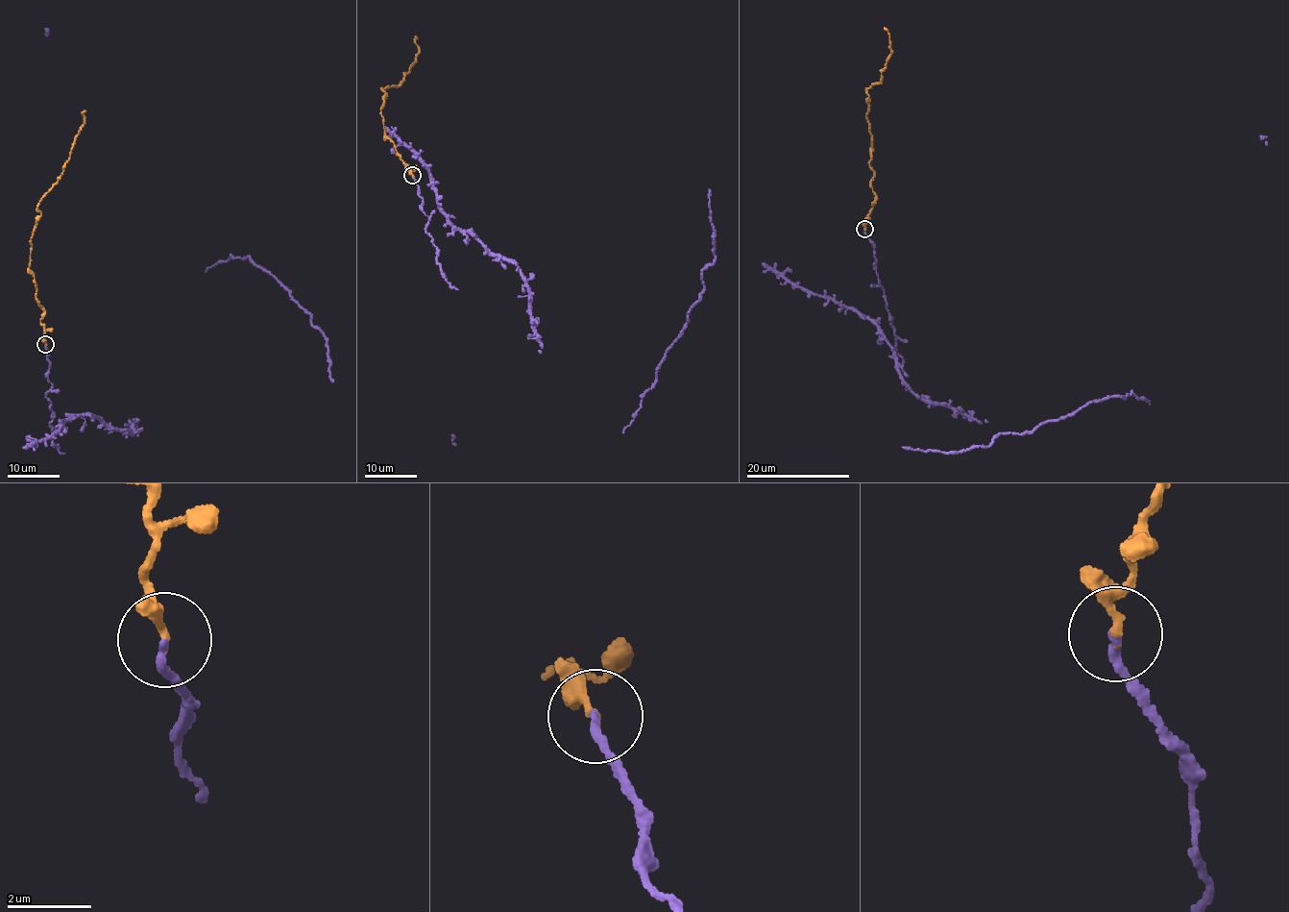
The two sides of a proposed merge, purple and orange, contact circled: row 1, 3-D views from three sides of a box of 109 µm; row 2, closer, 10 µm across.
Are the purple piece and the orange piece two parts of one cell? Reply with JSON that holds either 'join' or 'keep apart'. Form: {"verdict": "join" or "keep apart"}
{"verdict": "join"}

